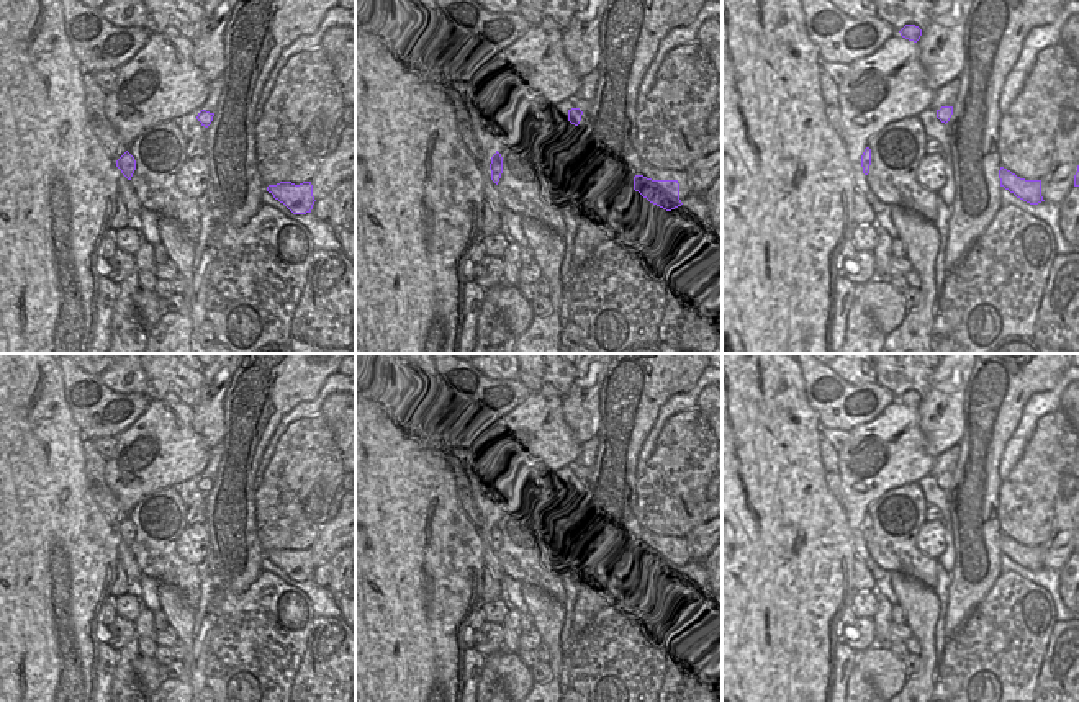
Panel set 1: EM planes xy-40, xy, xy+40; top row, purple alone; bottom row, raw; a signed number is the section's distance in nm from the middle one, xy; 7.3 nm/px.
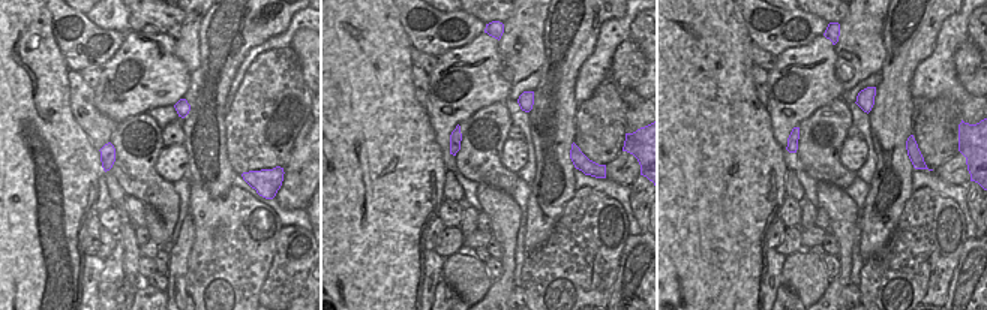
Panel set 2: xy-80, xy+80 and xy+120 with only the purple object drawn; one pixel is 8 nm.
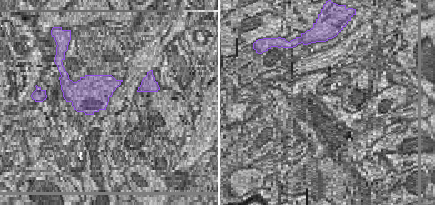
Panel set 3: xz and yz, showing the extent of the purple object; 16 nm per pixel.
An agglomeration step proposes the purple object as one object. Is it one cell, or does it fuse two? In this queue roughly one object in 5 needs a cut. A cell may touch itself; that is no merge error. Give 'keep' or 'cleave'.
keep

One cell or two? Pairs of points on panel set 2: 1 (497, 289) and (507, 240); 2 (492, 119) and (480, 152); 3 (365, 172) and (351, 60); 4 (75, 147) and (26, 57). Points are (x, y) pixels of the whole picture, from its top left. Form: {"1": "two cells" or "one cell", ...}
{"1": "one cell", "2": "one cell", "3": "one cell", "4": "one cell"}

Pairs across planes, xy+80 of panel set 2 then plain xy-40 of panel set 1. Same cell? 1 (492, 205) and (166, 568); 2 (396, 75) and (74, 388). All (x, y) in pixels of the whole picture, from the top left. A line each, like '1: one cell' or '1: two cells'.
1: two cells
2: two cells

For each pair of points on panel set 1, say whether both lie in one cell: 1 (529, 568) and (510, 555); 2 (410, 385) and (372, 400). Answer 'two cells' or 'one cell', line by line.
1: one cell
2: one cell

